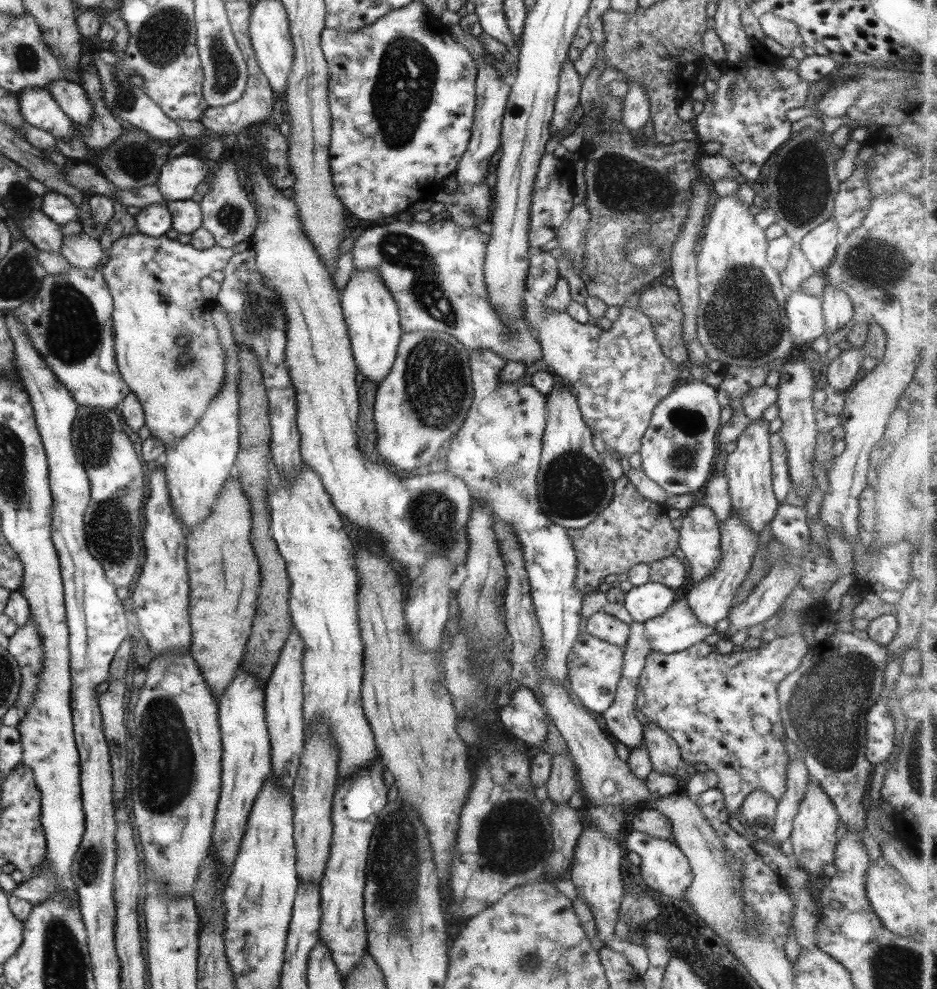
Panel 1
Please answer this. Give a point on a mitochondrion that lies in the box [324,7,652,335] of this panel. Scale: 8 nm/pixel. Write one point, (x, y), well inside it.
(397, 114)

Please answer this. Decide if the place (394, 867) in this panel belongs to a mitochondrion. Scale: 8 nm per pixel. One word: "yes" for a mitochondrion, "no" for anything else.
yes

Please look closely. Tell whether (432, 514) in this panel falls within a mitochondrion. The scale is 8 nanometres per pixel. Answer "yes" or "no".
yes

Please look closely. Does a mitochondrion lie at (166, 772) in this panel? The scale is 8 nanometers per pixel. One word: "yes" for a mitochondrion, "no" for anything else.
yes

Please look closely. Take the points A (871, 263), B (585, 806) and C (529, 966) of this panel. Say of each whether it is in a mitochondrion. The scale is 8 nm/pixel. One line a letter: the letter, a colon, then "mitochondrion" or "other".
A: mitochondrion
B: other
C: mitochondrion

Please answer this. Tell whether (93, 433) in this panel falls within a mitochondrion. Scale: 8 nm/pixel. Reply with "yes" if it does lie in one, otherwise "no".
yes

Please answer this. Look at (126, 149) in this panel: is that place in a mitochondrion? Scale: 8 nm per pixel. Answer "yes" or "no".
yes

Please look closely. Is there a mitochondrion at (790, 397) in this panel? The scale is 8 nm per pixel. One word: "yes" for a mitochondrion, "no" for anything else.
no

